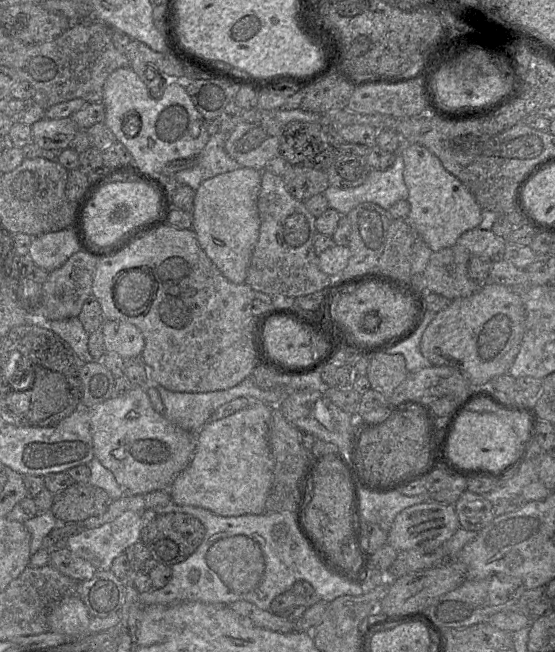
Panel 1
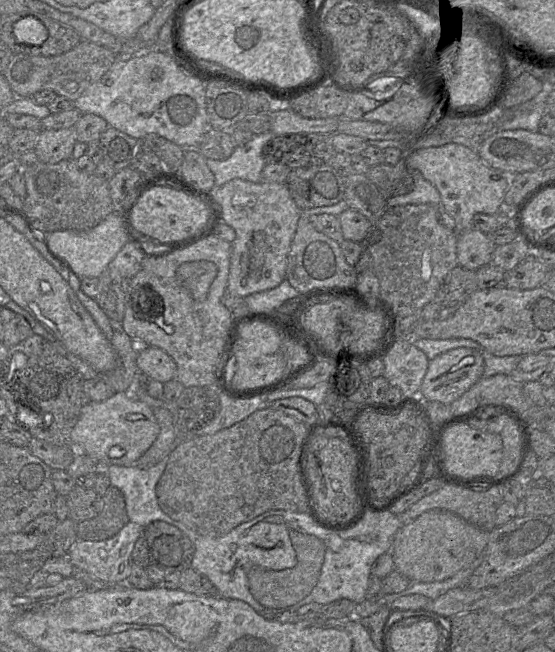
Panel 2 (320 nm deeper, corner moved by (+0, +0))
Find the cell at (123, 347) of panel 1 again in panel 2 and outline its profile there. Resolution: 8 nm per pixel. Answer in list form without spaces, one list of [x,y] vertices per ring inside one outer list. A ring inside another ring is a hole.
[[[140,346],[136,364],[138,371],[147,375],[149,379],[166,383],[176,378],[176,363],[160,348]]]

